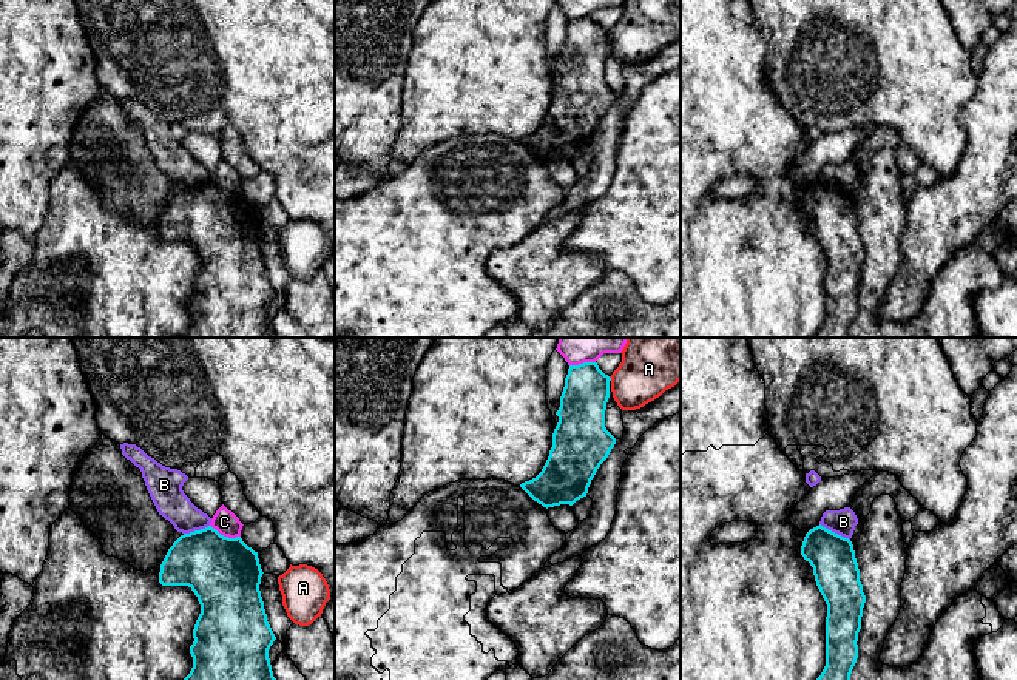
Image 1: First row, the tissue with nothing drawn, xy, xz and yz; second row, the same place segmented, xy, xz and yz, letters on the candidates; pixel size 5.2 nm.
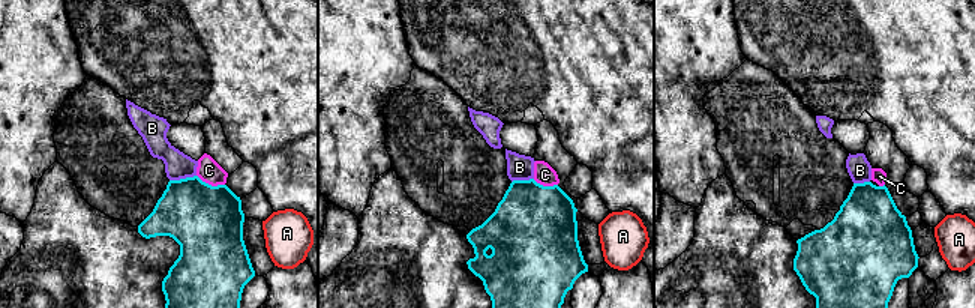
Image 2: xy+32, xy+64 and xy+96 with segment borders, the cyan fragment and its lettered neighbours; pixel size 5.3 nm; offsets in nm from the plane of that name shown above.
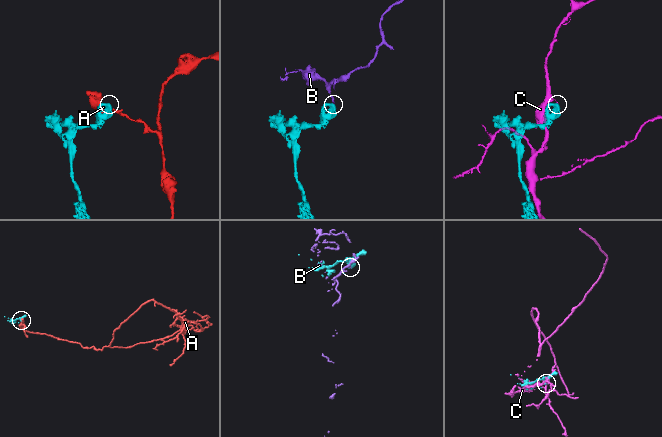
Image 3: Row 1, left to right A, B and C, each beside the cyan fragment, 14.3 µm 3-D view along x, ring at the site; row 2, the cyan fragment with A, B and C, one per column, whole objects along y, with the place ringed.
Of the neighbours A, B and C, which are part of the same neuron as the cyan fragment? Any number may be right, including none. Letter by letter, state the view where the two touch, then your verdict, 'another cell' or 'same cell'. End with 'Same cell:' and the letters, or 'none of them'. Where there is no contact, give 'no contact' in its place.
A: xz | another cell
B: yz | another cell
C: xy | another cell
Same cell: none of them

